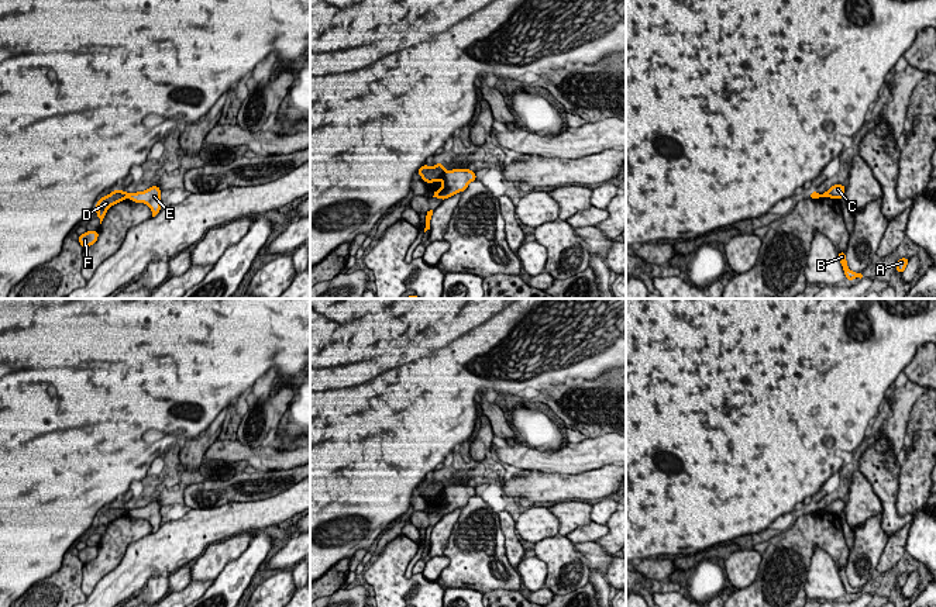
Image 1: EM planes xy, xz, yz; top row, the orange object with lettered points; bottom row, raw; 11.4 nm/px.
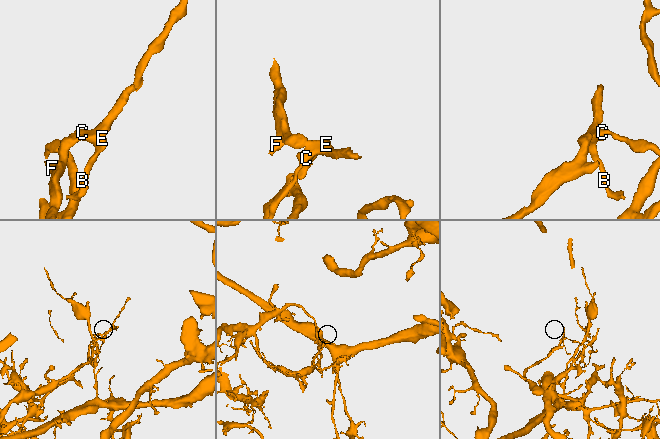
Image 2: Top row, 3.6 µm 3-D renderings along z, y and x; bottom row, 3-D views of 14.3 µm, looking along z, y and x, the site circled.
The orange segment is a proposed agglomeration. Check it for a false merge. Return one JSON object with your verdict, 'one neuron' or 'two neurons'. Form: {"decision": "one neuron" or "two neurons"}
{"decision": "two neurons"}

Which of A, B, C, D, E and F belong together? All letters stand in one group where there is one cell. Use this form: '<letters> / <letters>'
A B C E / D F

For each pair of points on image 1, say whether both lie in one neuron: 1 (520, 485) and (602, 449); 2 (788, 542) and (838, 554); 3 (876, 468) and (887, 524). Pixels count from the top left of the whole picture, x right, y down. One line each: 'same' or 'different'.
1: different
2: same
3: same

